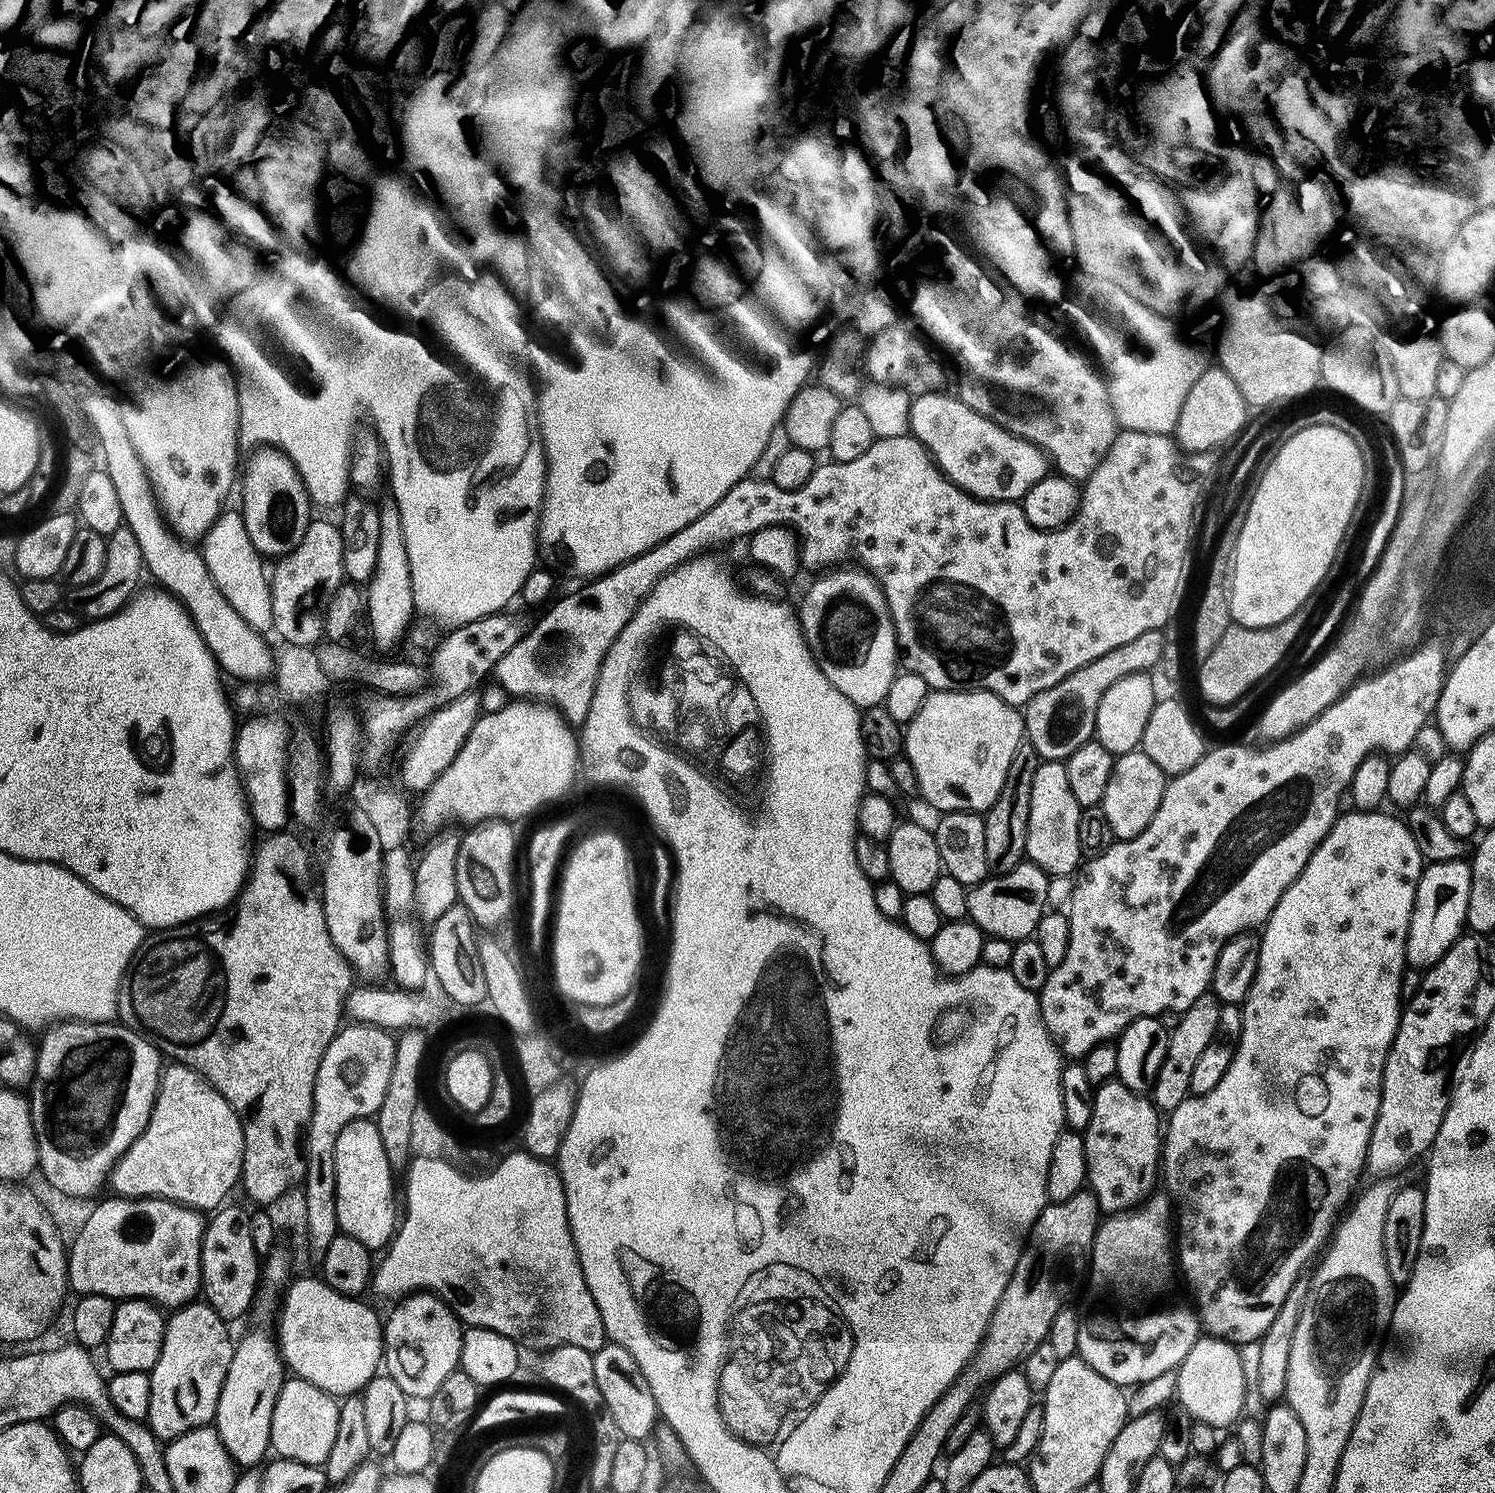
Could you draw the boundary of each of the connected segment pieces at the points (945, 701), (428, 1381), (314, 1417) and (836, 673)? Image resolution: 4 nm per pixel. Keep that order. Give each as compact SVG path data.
M969 690L966 692L937 692L929 691L926 702L922 702L922 710L914 714L914 718L903 729L904 746L903 755L914 766L914 774L918 774L918 786L920 787L920 796L932 808L937 808L937 813L945 812L979 812L987 813L988 809L994 806L998 794L1002 790L1002 782L1006 782L1006 770L1010 770L1010 762L1014 759L1014 754L1018 746L1025 743L1024 717L1019 707L1006 703L1002 698L998 698L993 692L981 692L979 690Z
M430 1292L409 1294L395 1305L383 1321L382 1368L388 1377L413 1401L427 1402L460 1363L462 1325L451 1308Z
M299 1378L285 1379L270 1418L271 1451L281 1460L324 1465L334 1446L339 1409L337 1397L328 1395L318 1386Z
M840 566L813 580L816 581L800 600L798 619L817 666L857 708L883 705L886 690L890 690L898 671L896 631L884 592L873 576L859 566Z

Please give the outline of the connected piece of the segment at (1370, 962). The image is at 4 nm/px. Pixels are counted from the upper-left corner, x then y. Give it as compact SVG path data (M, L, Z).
M1384 810L1349 811L1337 815L1334 826L1326 834L1324 841L1316 847L1302 874L1298 874L1298 878L1290 882L1282 898L1278 898L1278 906L1274 906L1274 910L1262 925L1257 970L1248 996L1242 1003L1244 1025L1234 1062L1230 1062L1230 1070L1226 1070L1222 1082L1218 1082L1218 1086L1214 1086L1210 1094L1189 1095L1175 1110L1167 1113L1166 1127L1162 1132L1162 1188L1174 1213L1174 1252L1178 1257L1179 1271L1180 1268L1184 1271L1184 1276L1192 1287L1192 1296L1196 1299L1194 1308L1203 1331L1209 1336L1217 1336L1237 1346L1245 1346L1251 1340L1252 1343L1259 1341L1266 1334L1282 1302L1286 1302L1286 1294L1297 1283L1296 1252L1292 1248L1284 1247L1294 1243L1296 1236L1308 1236L1311 1232L1314 1241L1327 1241L1334 1231L1338 1215L1349 1199L1348 1191L1352 1188L1352 1179L1355 1178L1356 1171L1361 1171L1370 1134L1374 1130L1374 1118L1378 1118L1384 1063L1396 1027L1400 1024L1400 980L1406 967L1404 956L1413 968L1431 968L1442 959L1446 950L1450 950L1450 946L1454 946L1456 940L1465 935L1468 923L1472 866L1467 859L1434 862L1426 867L1425 860L1420 857L1418 842L1414 842L1414 834L1401 817L1399 820L1396 816L1387 816Z

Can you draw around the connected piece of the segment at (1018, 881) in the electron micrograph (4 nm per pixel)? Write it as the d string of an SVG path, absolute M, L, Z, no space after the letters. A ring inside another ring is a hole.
M1021 862L1001 876L989 875L980 884L968 888L968 915L984 932L985 937L1006 939L1011 942L1035 937L1038 922L1048 904L1050 878L1036 864Z

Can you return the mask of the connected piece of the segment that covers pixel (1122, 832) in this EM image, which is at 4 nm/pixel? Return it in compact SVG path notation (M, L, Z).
M1143 750L1127 752L1113 759L1110 782L1106 782L1106 794L1101 798L1099 807L1103 808L1106 822L1110 822L1110 830L1116 840L1134 838L1150 826L1150 818L1154 818L1154 810L1158 810L1158 802L1162 802L1165 783L1164 772L1150 762Z

